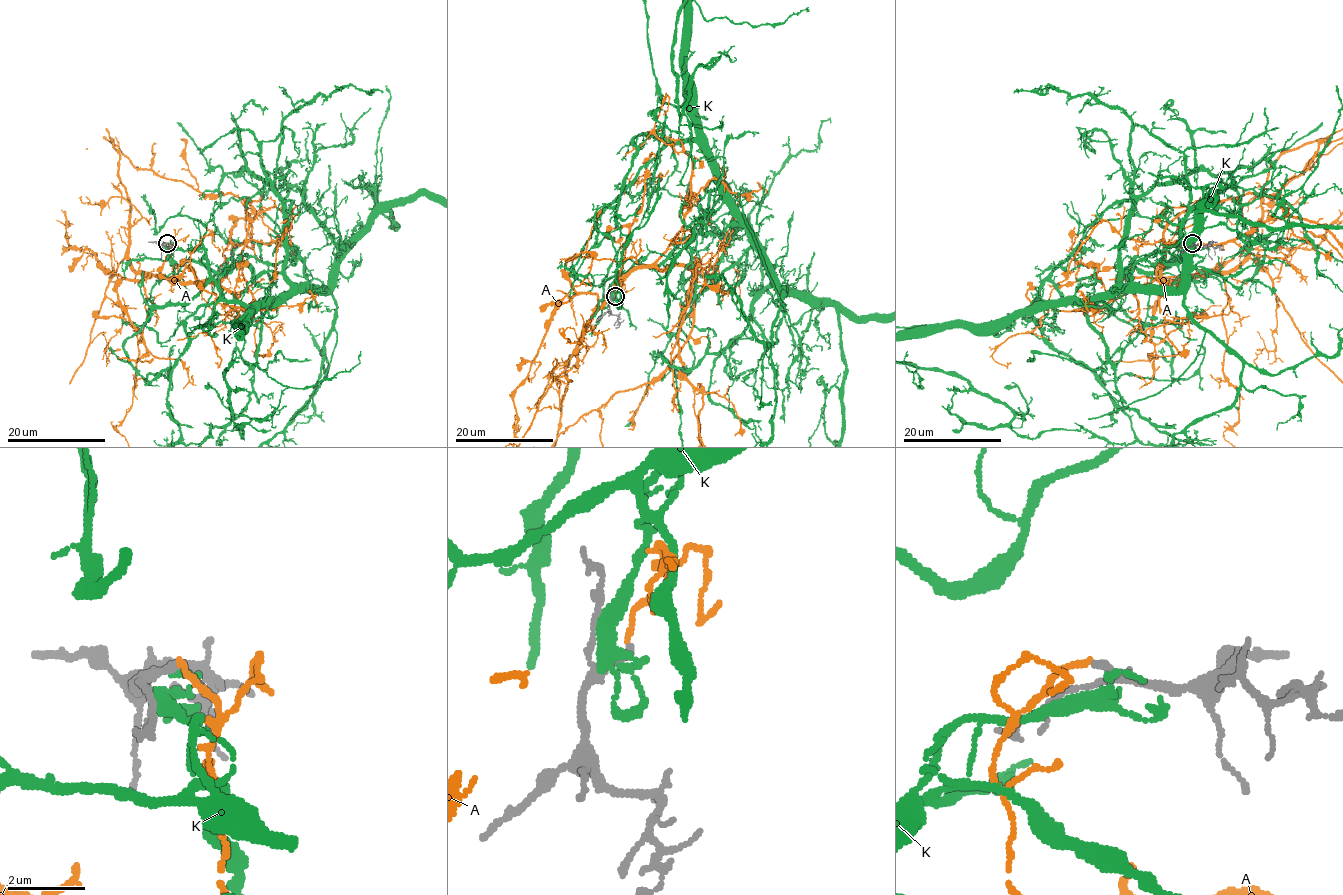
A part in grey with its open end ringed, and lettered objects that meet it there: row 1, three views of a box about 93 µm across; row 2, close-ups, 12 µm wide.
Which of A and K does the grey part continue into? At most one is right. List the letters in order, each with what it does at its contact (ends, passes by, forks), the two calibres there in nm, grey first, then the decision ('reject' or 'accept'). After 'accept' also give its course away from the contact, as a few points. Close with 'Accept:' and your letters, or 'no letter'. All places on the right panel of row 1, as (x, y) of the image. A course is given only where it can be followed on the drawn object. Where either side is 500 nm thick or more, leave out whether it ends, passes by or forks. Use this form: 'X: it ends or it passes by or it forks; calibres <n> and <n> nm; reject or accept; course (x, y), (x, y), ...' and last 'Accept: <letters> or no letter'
A: it ends; calibres 220 and 110 nm; reject
K: it ends; calibres 240 and 180 nm; reject
Accept: no letter

